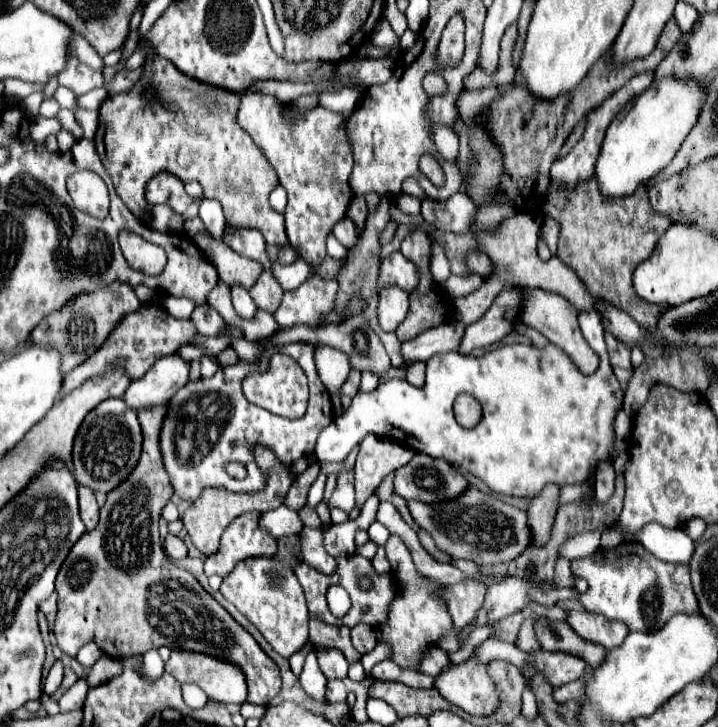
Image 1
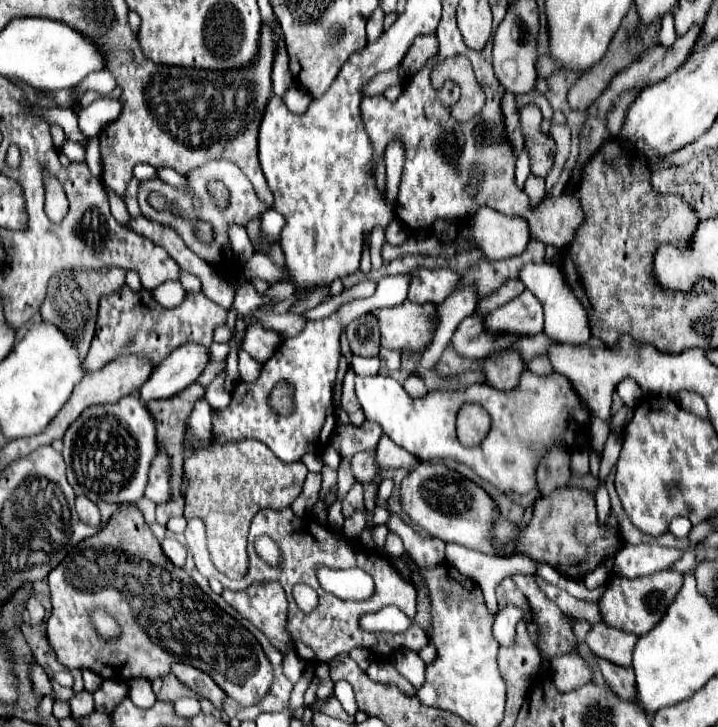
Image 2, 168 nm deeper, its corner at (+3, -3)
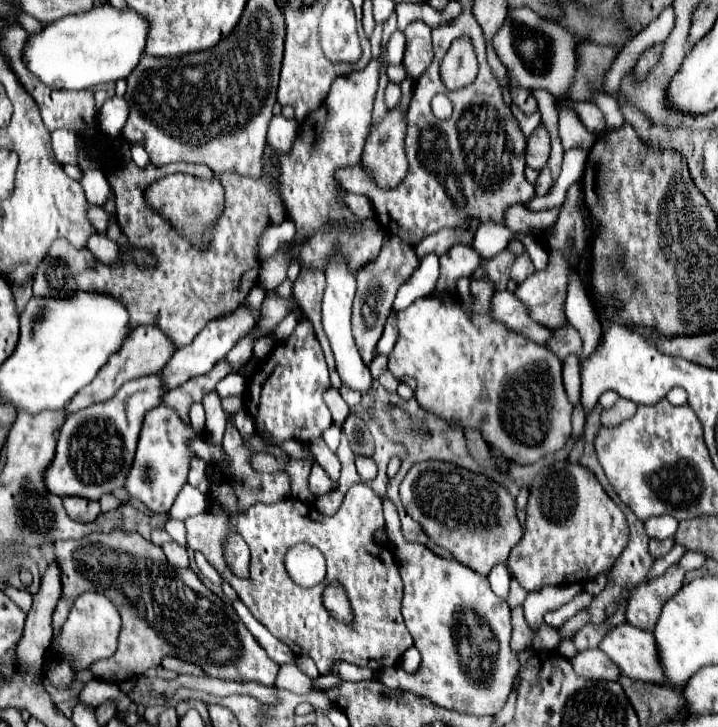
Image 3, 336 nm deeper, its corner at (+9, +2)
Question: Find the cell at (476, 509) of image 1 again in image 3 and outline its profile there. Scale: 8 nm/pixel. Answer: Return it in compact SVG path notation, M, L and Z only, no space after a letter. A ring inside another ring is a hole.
M555 461L553 465L545 467L533 481L529 503L527 503L525 535L511 549L509 567L513 569L517 581L523 587L537 585L537 589L527 589L527 591L539 591L543 585L585 583L595 575L613 567L615 559L621 555L621 551L627 545L627 537L629 537L629 527L623 511L603 491L595 475L579 463L571 463L571 471L569 471L569 461Z

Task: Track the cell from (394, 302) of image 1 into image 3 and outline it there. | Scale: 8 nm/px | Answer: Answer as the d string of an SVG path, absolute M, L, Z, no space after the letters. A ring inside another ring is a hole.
M471 279L471 293L473 293L473 299L475 299L475 307L471 313L467 313L461 305L461 301L453 295L449 297L421 297L417 301L413 301L407 309L403 311L397 311L397 343L393 347L393 351L389 353L389 371L395 375L395 377L413 377L417 381L417 389L415 389L415 397L417 401L433 411L433 413L439 413L447 419L459 419L461 425L469 425L469 427L477 427L481 429L483 437L487 439L489 445L493 445L495 449L499 449L509 461L517 463L517 465L531 465L539 459L543 459L545 455L549 455L551 451L559 451L565 447L569 435L571 435L571 413L573 413L573 405L567 401L567 393L563 389L563 381L561 381L561 359L555 357L549 349L545 349L543 345L537 345L533 343L531 339L519 335L519 333L511 333L507 331L503 325L491 321L491 317L487 315L489 311L489 299L491 299L491 293L493 293L493 285L487 281L487 279Z

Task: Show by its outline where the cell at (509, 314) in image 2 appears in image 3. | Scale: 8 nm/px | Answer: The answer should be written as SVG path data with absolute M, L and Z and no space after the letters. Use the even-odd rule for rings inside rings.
M549 251L549 267L535 271L517 285L515 297L525 305L529 317L545 327L561 327L559 301L565 301L571 263L559 251Z

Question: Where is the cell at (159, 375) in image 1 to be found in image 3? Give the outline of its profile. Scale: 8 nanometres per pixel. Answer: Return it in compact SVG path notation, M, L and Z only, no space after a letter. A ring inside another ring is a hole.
M239 307L239 309L235 309L233 313L229 313L229 315L225 315L225 317L219 317L219 319L213 319L211 323L207 323L207 327L193 339L193 343L175 349L175 353L171 355L171 359L167 361L167 365L161 369L159 377L163 379L163 389L171 391L171 389L183 385L185 381L189 381L191 377L197 377L197 375L203 375L203 373L211 371L211 367L213 367L217 361L221 361L221 359L227 355L227 351L229 351L241 337L247 335L247 333L243 333L243 331L245 331L249 325L251 325L251 329L253 329L253 327L257 325L257 321L259 321L259 311L251 311L251 309Z

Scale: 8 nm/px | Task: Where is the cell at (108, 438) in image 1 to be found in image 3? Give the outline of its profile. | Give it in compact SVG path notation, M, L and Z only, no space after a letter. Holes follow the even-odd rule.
M149 375L127 381L109 401L93 403L71 413L59 429L61 435L57 441L55 461L51 469L47 469L47 489L51 489L51 493L59 493L59 497L77 495L91 501L99 501L101 495L121 489L135 459L145 413L159 405L161 395L163 389L159 375Z

